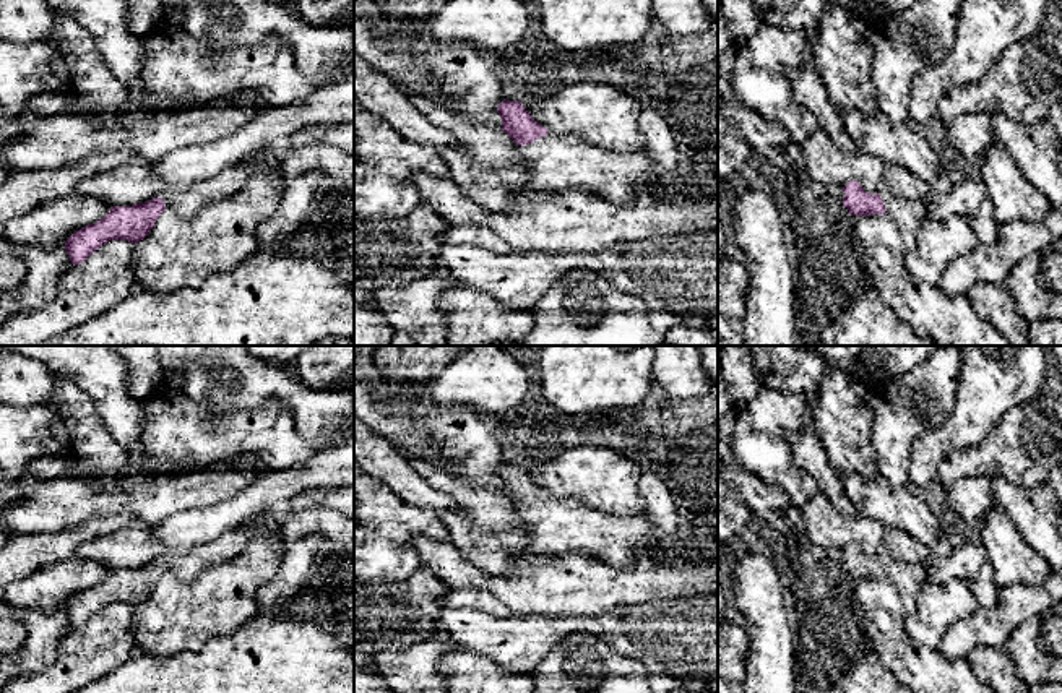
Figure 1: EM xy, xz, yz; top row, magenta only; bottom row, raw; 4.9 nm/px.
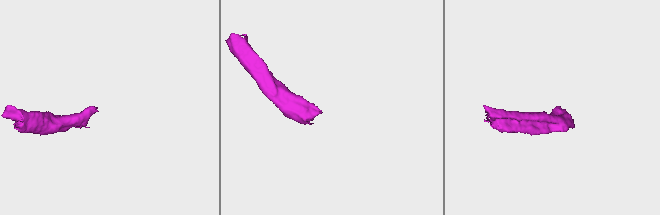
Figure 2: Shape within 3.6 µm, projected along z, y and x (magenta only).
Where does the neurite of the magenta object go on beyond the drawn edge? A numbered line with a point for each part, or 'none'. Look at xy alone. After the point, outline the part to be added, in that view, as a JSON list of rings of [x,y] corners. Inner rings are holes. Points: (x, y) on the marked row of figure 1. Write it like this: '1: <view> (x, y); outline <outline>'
1: xy (185, 202); outline [[[248,157],[229,166],[218,175],[192,183],[183,188],[161,188],[158,196],[164,200],[166,209],[182,217],[195,216],[201,208],[226,200],[245,187],[248,180]]]

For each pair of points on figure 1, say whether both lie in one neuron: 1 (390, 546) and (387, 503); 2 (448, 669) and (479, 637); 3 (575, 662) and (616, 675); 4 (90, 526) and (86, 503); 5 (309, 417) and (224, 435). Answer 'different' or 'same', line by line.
1: same
2: different
3: same
4: different
5: different

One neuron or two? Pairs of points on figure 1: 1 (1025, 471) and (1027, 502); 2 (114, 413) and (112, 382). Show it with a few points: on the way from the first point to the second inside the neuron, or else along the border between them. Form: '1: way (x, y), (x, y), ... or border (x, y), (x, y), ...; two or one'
1: border (989, 477), (1004, 477), (1028, 487), (1044, 484); two
2: way (114, 404), (112, 390); one

